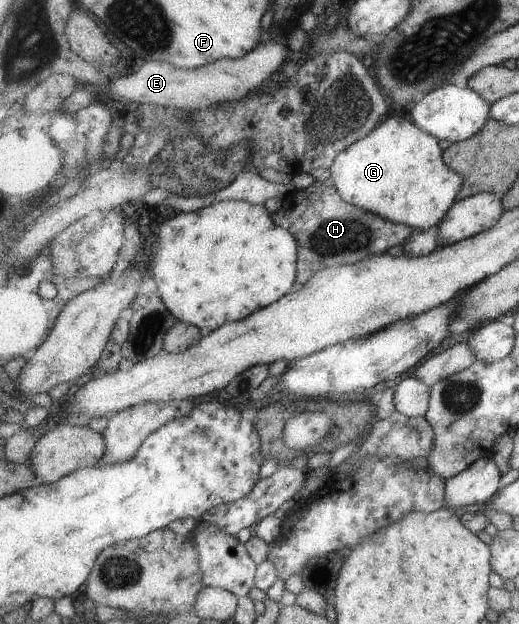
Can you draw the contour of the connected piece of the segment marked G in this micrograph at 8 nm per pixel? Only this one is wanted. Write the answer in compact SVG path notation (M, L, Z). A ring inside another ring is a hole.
M386 117L366 137L359 139L335 159L330 168L335 186L344 201L381 215L390 221L406 224L419 230L440 225L450 208L458 200L464 181L463 175L453 170L443 158L440 141L424 131L416 122L402 117Z

